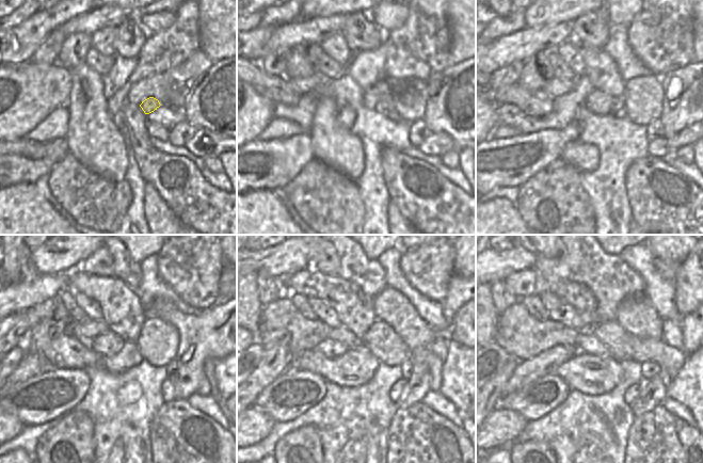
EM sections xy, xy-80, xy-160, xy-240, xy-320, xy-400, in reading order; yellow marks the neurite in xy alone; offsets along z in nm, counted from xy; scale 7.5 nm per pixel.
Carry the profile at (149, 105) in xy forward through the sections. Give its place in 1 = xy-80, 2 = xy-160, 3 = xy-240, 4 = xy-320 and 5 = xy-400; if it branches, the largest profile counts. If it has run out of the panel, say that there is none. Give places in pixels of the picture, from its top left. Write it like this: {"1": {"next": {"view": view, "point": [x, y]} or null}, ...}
{"1": {"next": {"view": "xy-80", "point": [385, 101]}}, "2": {"next": {"view": "xy-160", "point": [601, 69]}}, "3": {"next": {"view": "xy-240", "point": [123, 314]}}, "4": {"next": {"view": "xy-320", "point": [354, 309]}}, "5": {"next": {"view": "xy-400", "point": [526, 283]}}}

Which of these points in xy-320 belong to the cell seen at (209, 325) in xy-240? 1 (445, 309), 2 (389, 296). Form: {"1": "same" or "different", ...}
{"1": "different", "2": "same"}

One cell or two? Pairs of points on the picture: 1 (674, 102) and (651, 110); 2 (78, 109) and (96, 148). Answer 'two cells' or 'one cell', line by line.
1: two cells
2: one cell

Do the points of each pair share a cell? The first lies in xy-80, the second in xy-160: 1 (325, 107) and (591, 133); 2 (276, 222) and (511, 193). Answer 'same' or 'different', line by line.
1: different
2: different

